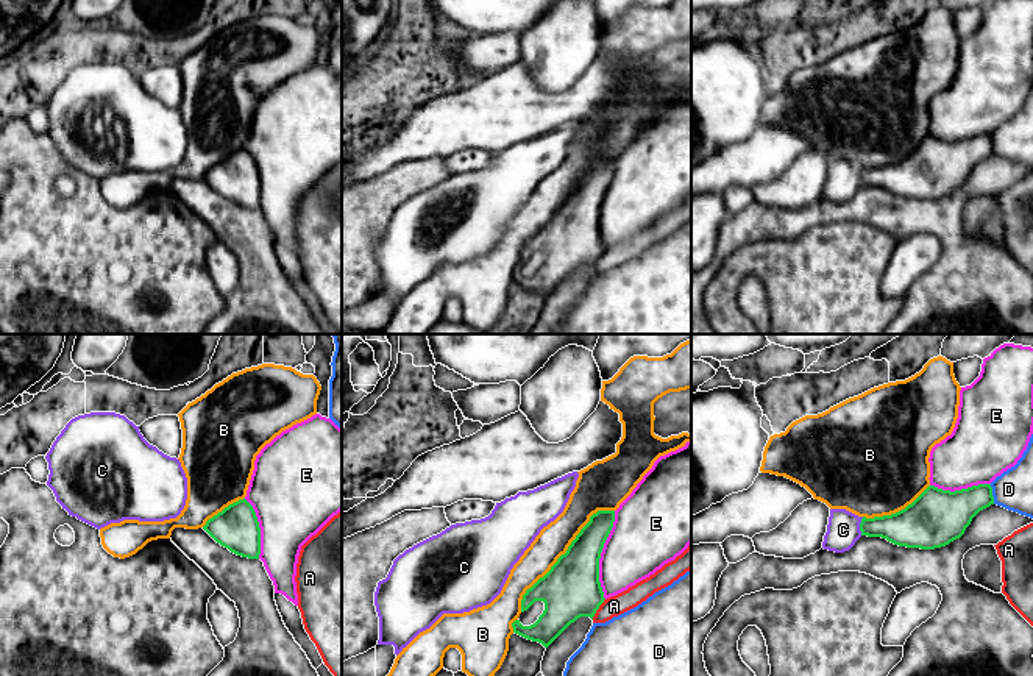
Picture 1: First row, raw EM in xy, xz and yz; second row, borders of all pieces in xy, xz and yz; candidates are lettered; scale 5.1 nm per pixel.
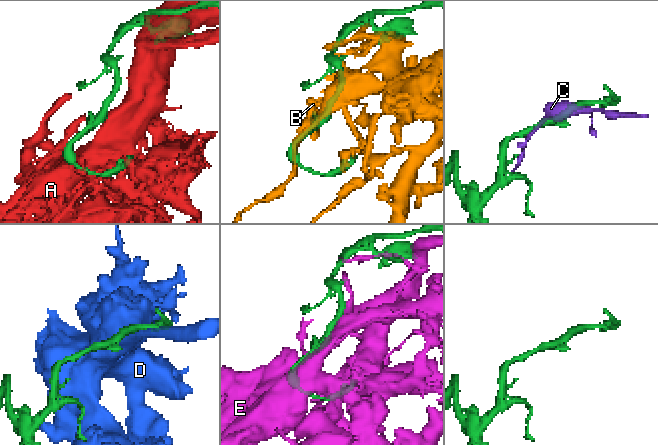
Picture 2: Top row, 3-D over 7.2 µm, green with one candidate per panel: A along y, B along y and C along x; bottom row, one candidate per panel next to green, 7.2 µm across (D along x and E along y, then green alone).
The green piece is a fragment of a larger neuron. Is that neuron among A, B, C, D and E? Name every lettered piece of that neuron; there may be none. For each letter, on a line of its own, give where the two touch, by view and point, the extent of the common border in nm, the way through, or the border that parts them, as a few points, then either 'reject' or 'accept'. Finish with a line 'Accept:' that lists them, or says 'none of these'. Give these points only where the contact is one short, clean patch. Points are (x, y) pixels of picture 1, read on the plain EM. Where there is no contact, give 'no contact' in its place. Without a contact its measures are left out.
A: xz (598, 258) | 130 nm | reject
B: xz (565, 203) | 700 nm | reject
C: yz (860, 177) | 100 nm | reject
D: yz (991, 144) | 110 nm | reject
E: xz (599, 205) | 460 nm | reject
Accept: none of these

